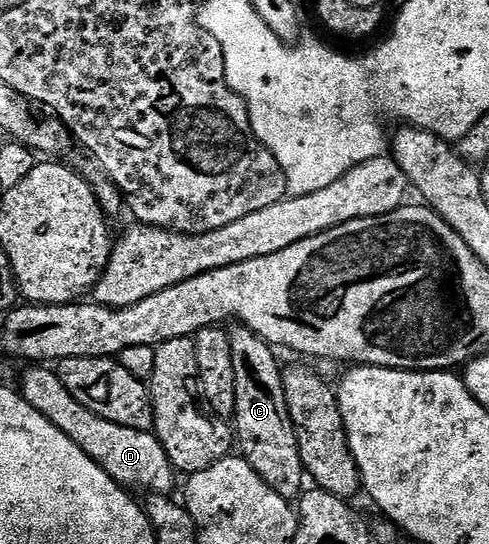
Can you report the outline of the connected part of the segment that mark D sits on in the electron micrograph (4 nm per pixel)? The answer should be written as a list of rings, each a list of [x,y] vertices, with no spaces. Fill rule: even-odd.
[[[38,364],[27,368],[30,369],[23,374],[20,386],[18,385],[21,396],[44,414],[72,443],[80,446],[117,484],[130,490],[143,488],[143,493],[146,494],[173,493],[176,469],[155,433],[133,430],[100,418],[72,398],[67,387],[60,382],[57,371]]]

